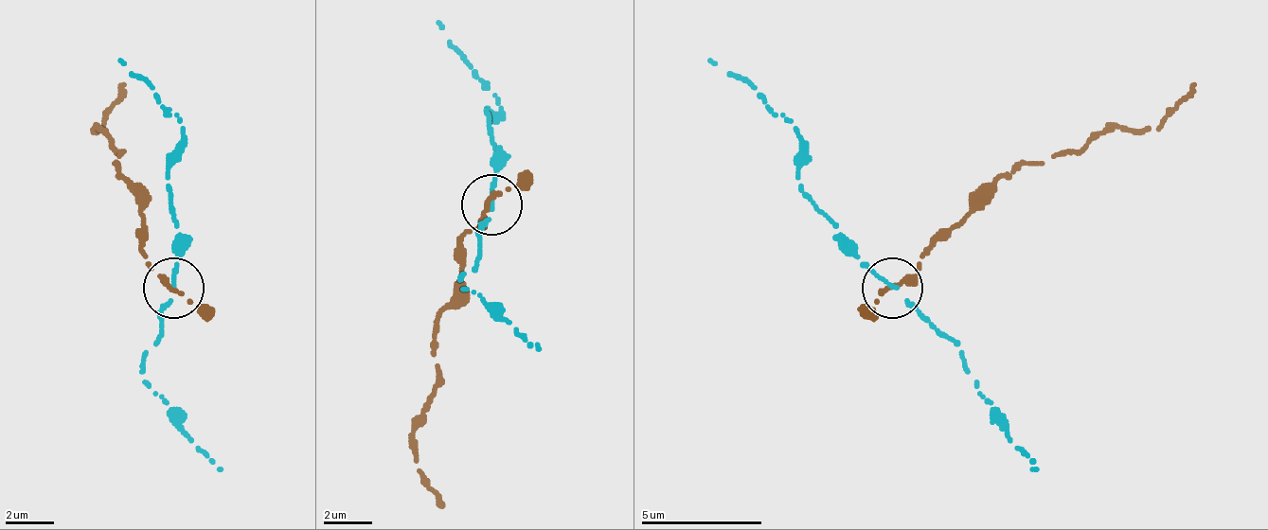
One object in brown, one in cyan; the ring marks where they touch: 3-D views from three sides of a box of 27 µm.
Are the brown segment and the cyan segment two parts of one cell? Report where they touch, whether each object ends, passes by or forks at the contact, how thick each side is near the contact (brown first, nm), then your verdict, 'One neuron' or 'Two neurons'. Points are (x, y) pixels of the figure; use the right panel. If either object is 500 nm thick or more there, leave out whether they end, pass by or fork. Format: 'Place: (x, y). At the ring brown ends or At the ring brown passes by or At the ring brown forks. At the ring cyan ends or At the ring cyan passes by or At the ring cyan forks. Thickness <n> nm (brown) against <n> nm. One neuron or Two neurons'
Place: (892, 288). At the ring brown ends. At the ring cyan passes by. Thickness 300 nm (brown) against 110 nm. Two neurons

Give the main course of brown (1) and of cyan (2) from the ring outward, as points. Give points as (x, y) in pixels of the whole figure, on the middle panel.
1: (491, 203), (484, 220), (460, 238), (460, 288), (436, 318), (436, 397), (418, 415), (411, 450), (441, 505)
2: (491, 203), (496, 148), (484, 112), (502, 106), (436, 21)

